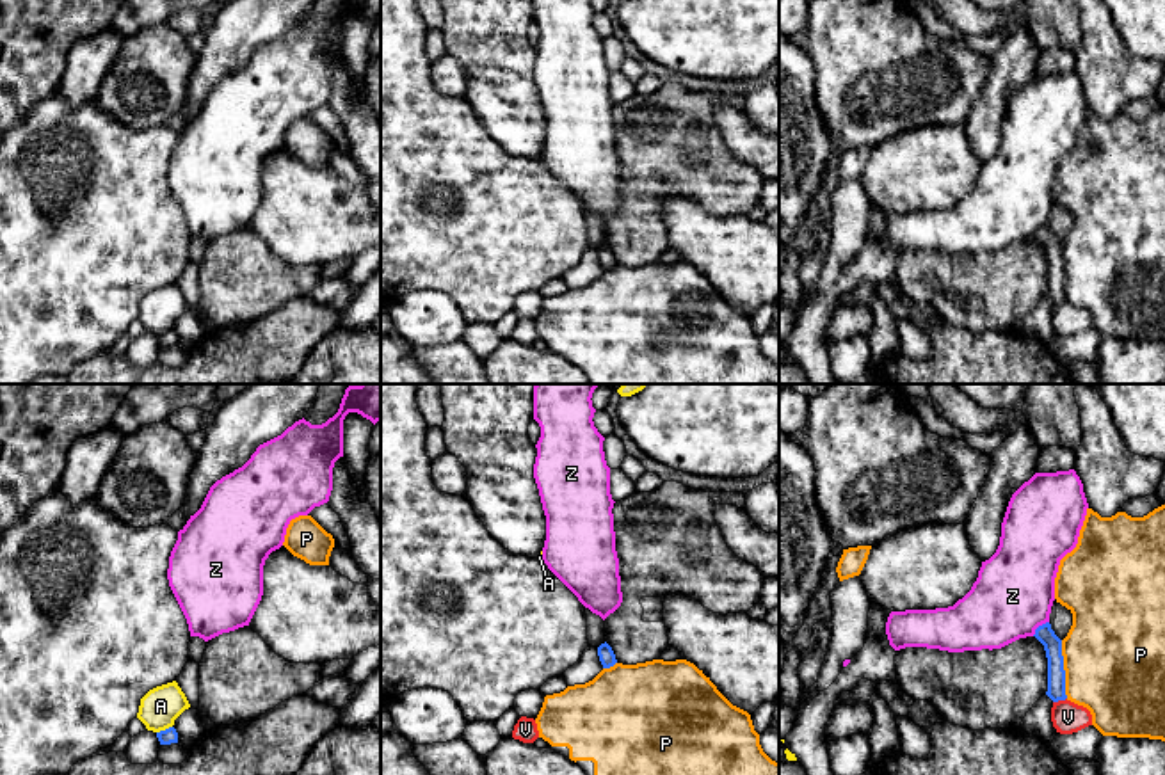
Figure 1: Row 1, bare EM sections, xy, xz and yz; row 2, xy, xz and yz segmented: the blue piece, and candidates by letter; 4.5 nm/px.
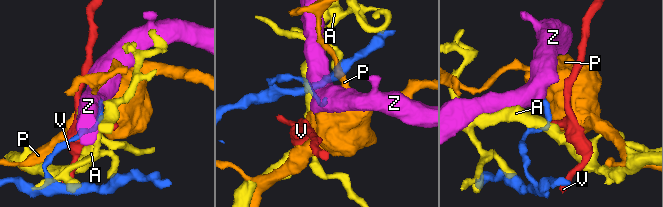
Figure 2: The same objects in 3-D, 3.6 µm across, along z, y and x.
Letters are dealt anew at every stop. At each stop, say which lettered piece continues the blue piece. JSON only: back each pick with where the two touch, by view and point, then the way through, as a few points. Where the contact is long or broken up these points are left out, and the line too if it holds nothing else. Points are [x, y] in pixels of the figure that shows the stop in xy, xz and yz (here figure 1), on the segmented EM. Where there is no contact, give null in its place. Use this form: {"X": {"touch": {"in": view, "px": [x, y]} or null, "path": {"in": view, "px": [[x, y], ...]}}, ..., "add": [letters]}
{"add": []}

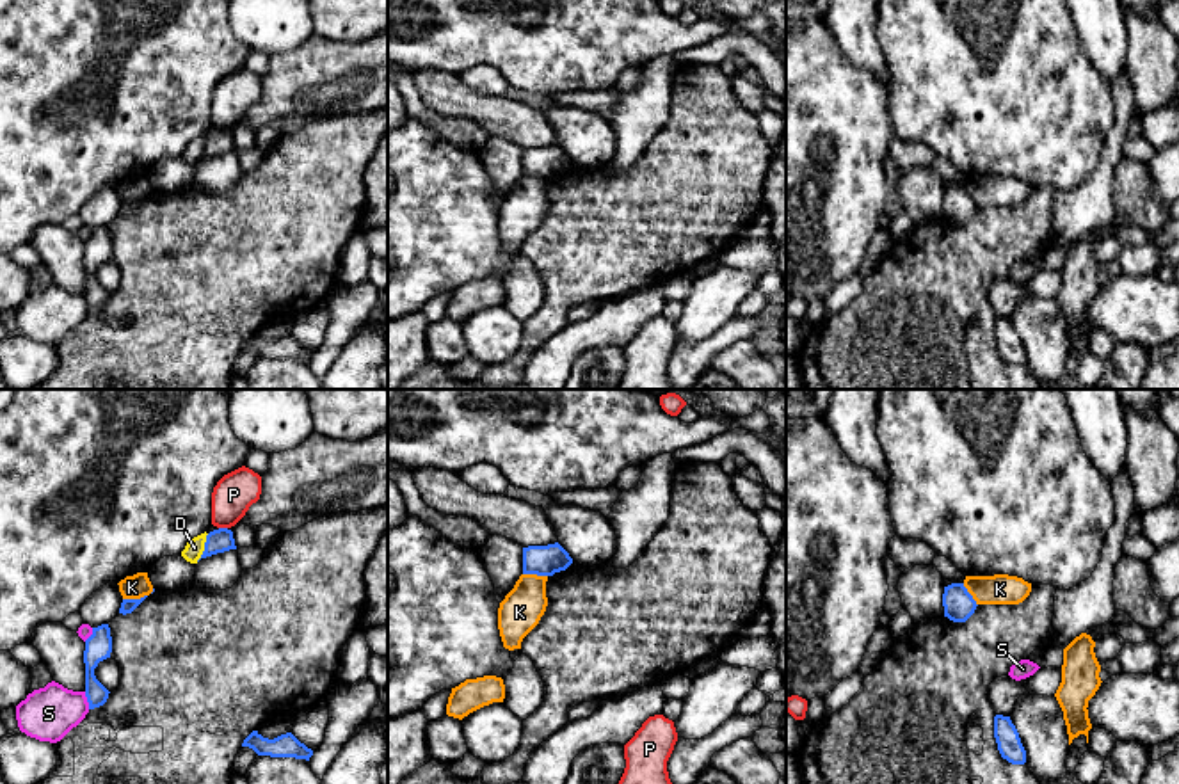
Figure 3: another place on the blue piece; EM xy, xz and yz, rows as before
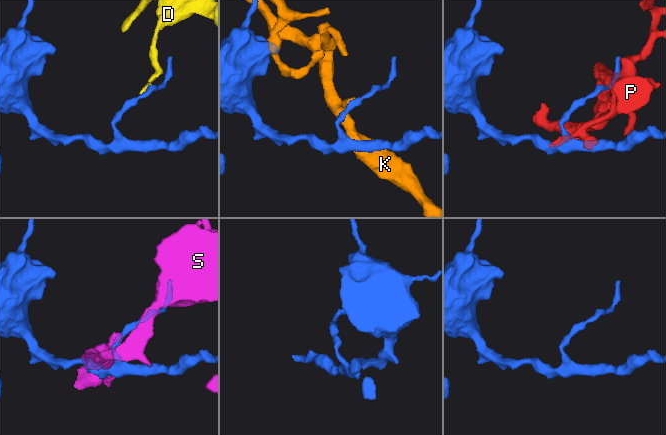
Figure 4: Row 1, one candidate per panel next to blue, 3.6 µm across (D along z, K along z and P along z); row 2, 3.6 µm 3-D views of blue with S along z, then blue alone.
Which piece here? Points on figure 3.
{"add": []}

